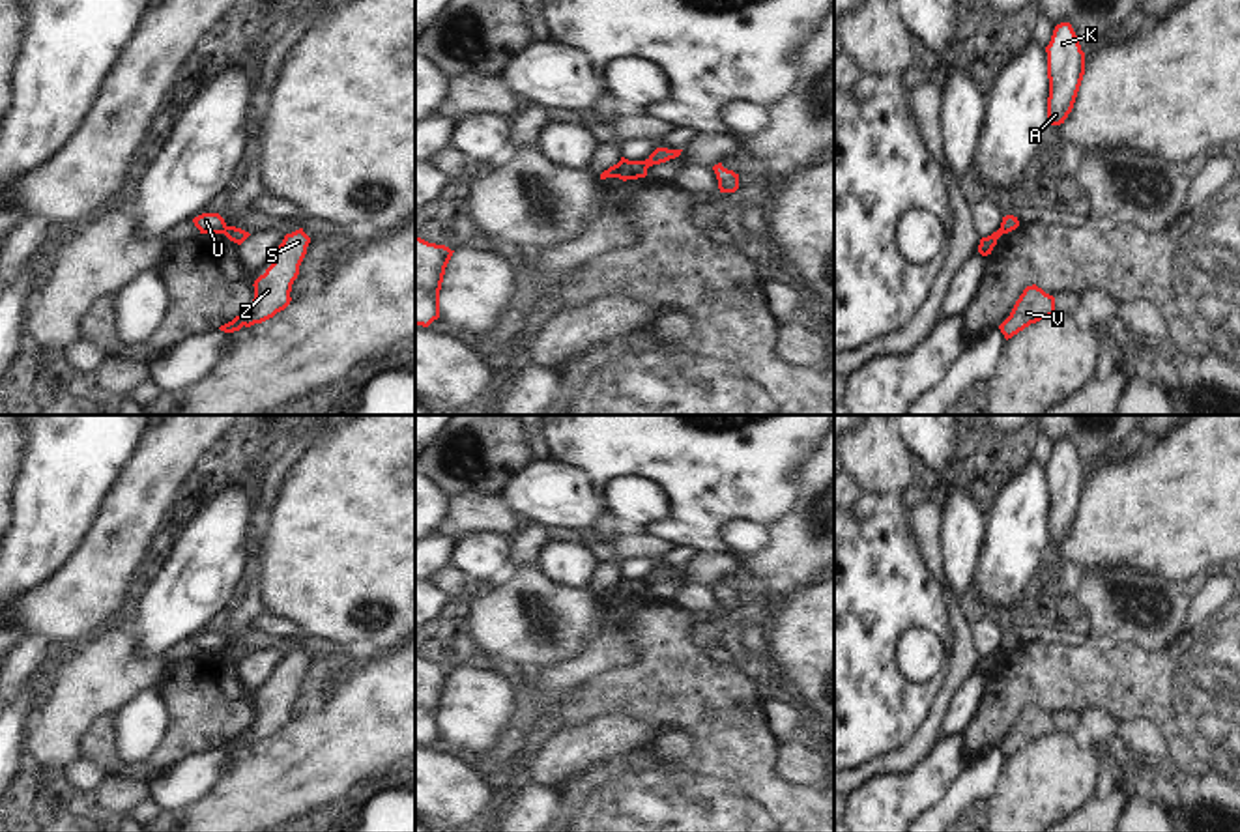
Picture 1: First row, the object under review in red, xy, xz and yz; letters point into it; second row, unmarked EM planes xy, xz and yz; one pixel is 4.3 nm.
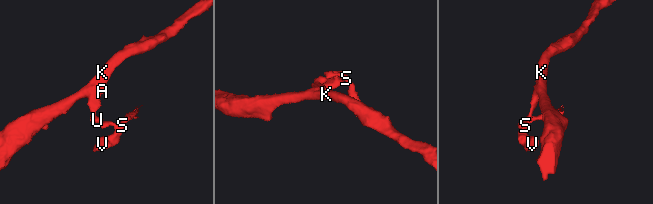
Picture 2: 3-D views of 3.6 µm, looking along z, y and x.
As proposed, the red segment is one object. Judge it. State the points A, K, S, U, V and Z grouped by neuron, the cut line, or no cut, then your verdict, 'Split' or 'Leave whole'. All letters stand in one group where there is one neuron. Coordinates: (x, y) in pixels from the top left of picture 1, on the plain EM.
Groups: A K U / S V Z. Split along xy (227, 645), (221, 651). Split

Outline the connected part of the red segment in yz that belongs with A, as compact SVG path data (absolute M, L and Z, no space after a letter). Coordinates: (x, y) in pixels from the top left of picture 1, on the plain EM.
M1070 441L1055 445L1047 471L1047 544L1060 544L1074 527L1083 494L1085 471Z

